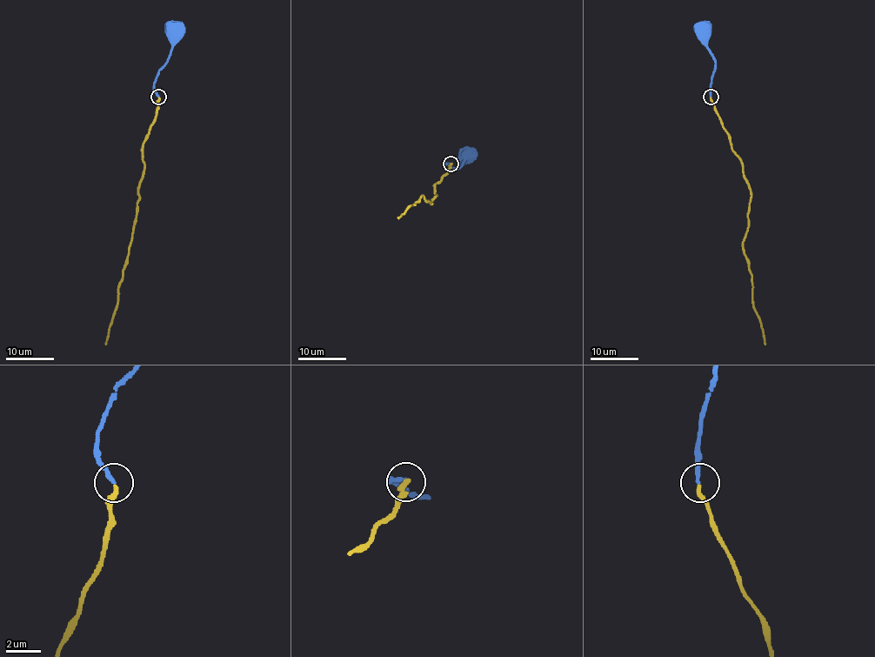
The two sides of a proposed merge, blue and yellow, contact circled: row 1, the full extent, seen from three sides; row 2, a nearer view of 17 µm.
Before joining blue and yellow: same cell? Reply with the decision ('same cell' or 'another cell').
same cell

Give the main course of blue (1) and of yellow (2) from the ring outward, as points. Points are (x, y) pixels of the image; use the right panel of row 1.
1: (711, 97), (715, 59), (700, 30)
2: (711, 97), (713, 109), (743, 164), (743, 176), (751, 195), (743, 251), (751, 273), (753, 309), (764, 344)

